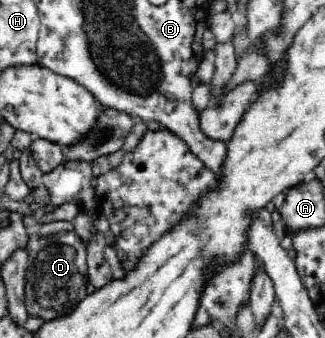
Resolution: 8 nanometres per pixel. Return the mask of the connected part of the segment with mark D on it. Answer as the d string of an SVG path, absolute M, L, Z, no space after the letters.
M62 230L48 235L28 235L29 249L25 276L25 304L29 315L50 321L73 314L73 311L89 296L87 286L87 250L81 237L73 231Z

